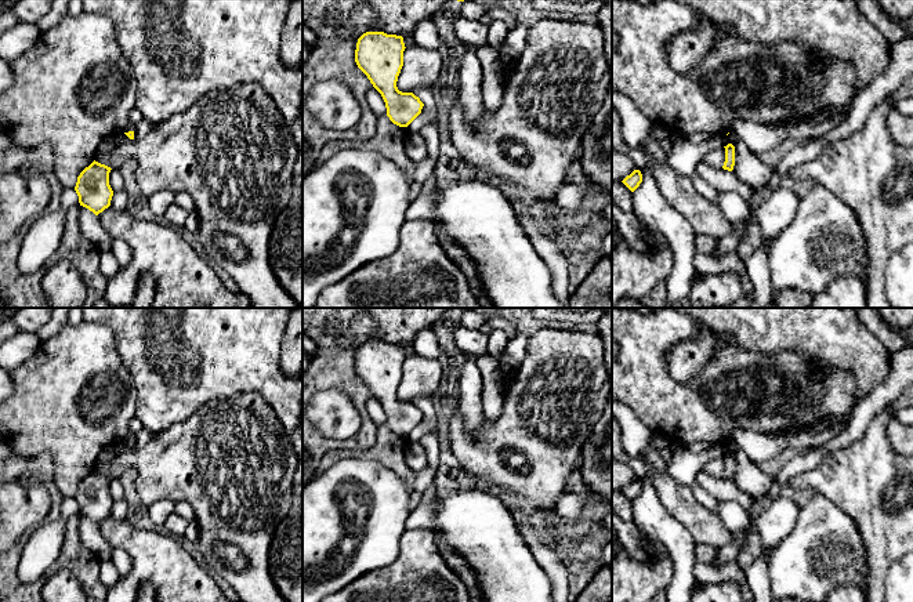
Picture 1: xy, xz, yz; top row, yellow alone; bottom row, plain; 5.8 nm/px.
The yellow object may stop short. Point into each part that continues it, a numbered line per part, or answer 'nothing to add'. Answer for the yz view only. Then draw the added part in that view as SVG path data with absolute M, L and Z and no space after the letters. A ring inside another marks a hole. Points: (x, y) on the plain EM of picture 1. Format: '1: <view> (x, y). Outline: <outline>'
nothing to add

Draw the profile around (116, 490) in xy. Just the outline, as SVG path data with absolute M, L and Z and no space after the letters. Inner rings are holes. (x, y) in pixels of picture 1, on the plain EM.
M119 478L110 479L109 482L109 494L113 501L123 500L126 497L126 490Z

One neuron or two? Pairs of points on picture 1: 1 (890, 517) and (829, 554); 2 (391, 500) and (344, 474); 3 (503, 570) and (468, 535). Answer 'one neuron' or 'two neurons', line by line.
1: two neurons
2: one neuron
3: one neuron

